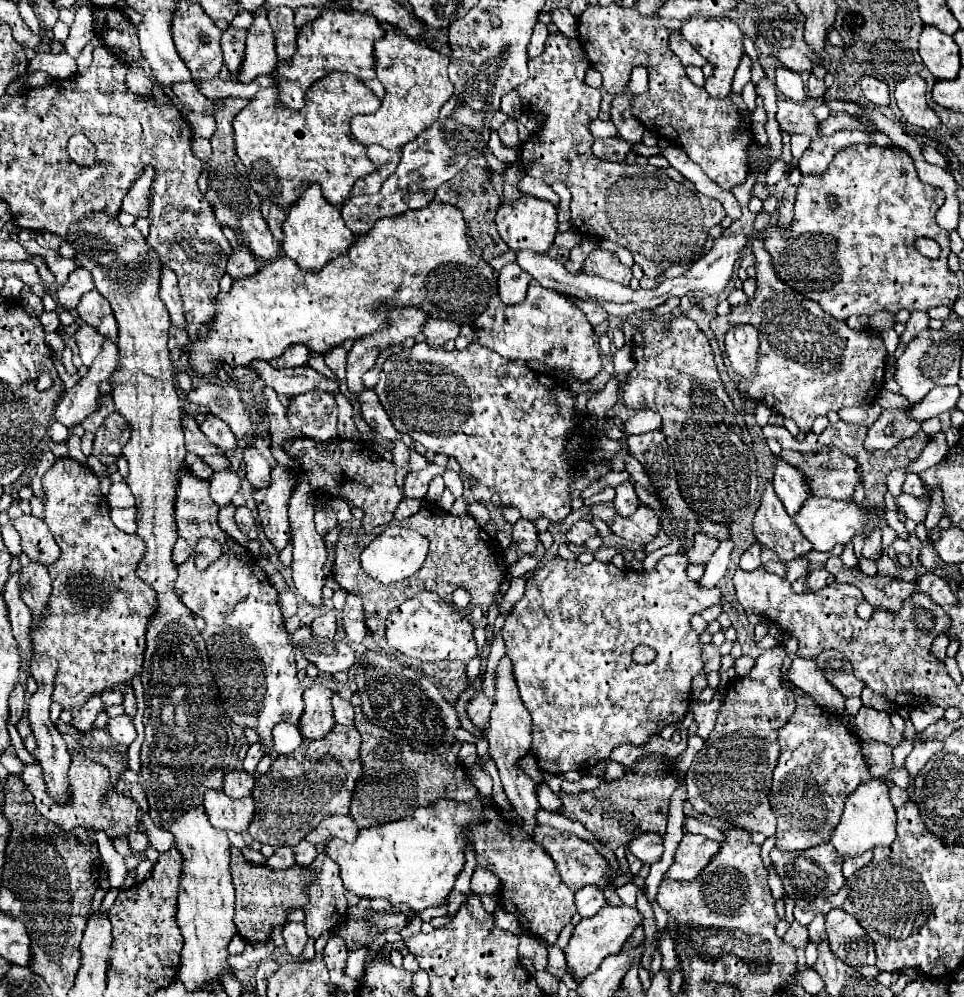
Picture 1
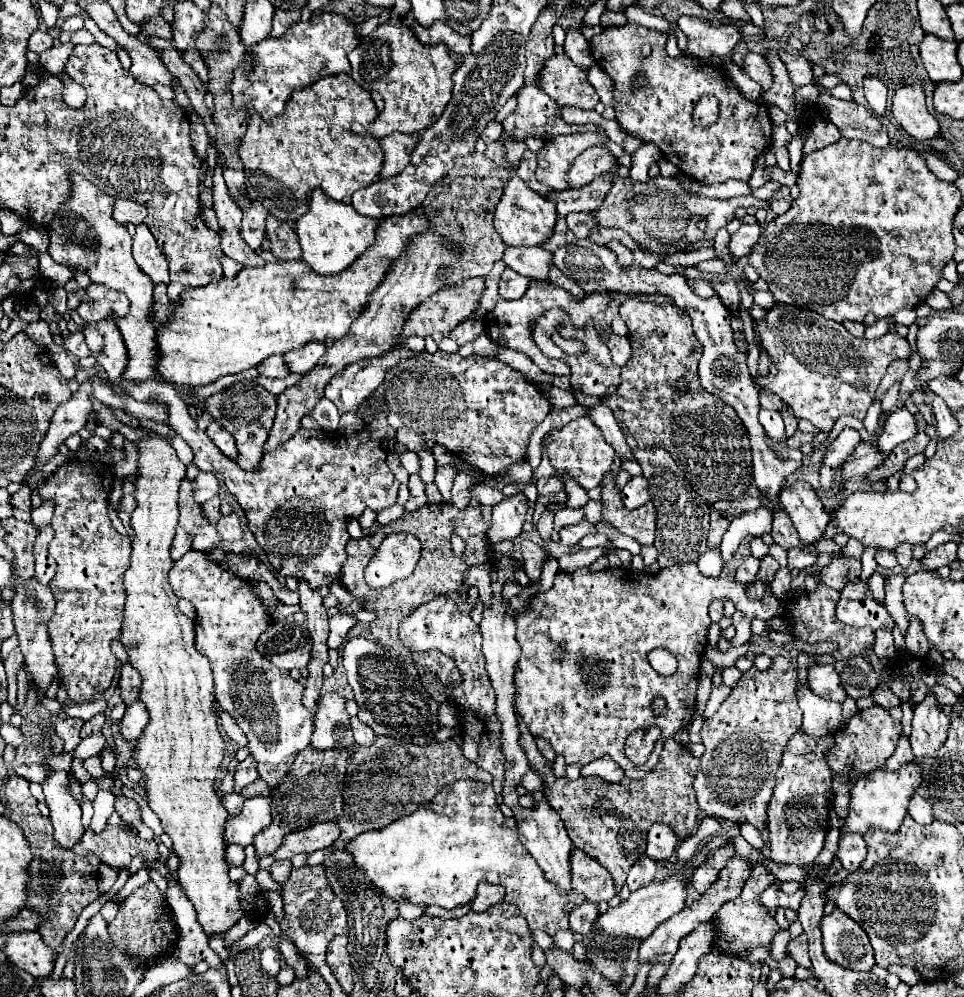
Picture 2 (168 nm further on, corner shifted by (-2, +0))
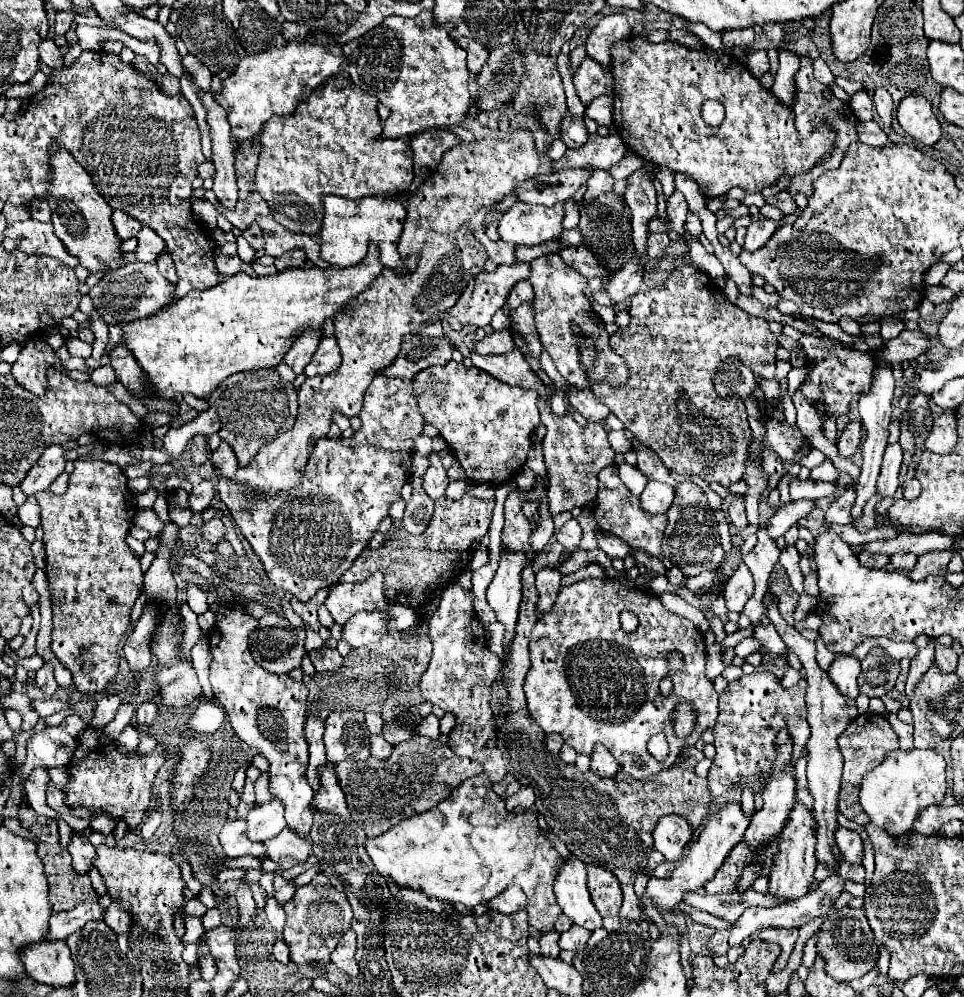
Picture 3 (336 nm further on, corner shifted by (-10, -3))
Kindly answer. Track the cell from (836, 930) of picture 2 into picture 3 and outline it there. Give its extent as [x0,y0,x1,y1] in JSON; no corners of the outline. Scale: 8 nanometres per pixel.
[816,907,878,981]

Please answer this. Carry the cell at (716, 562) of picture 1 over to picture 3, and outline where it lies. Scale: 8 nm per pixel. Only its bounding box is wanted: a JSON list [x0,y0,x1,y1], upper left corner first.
[768,501,816,539]

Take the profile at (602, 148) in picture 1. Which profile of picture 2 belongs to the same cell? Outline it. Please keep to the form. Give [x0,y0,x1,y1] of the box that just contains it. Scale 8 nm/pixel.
[568,146,618,188]

